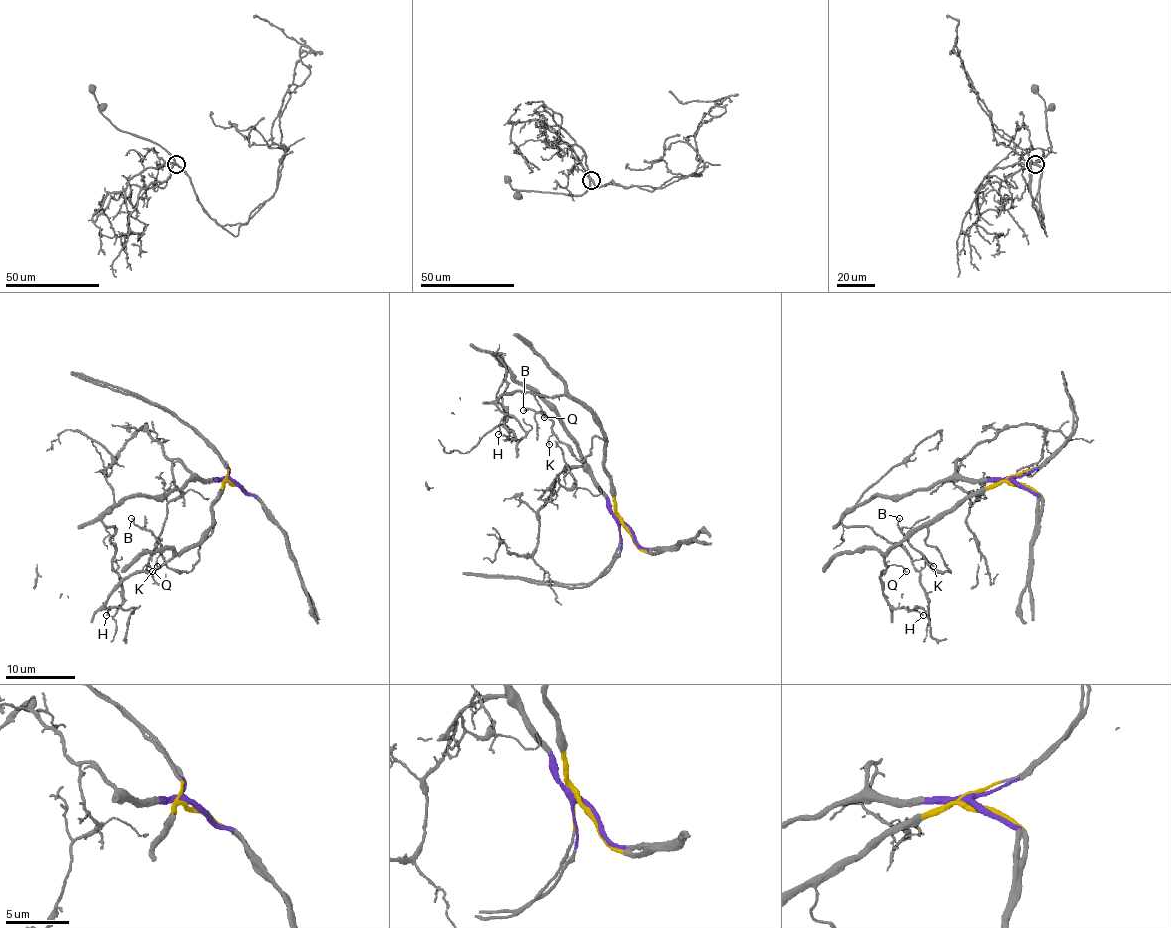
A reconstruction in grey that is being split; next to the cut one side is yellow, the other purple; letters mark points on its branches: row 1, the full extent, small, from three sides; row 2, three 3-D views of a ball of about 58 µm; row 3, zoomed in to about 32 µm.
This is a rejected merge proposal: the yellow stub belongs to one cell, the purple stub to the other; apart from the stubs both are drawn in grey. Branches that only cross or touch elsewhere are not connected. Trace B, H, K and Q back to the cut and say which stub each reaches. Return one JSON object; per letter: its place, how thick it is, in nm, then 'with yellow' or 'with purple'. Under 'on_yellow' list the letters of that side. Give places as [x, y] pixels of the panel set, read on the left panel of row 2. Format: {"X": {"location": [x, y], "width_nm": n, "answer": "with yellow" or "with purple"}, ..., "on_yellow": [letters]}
{"B": {"location": [131, 518], "width_nm": 110, "answer": "with yellow"}, "H": {"location": [106, 615], "width_nm": 130, "answer": "with yellow"}, "K": {"location": [157, 566], "width_nm": 120, "answer": "with yellow"}, "Q": {"location": [152, 571], "width_nm": 100, "answer": "with yellow"}, "on_yellow": ["B", "H", "K", "Q"]}

